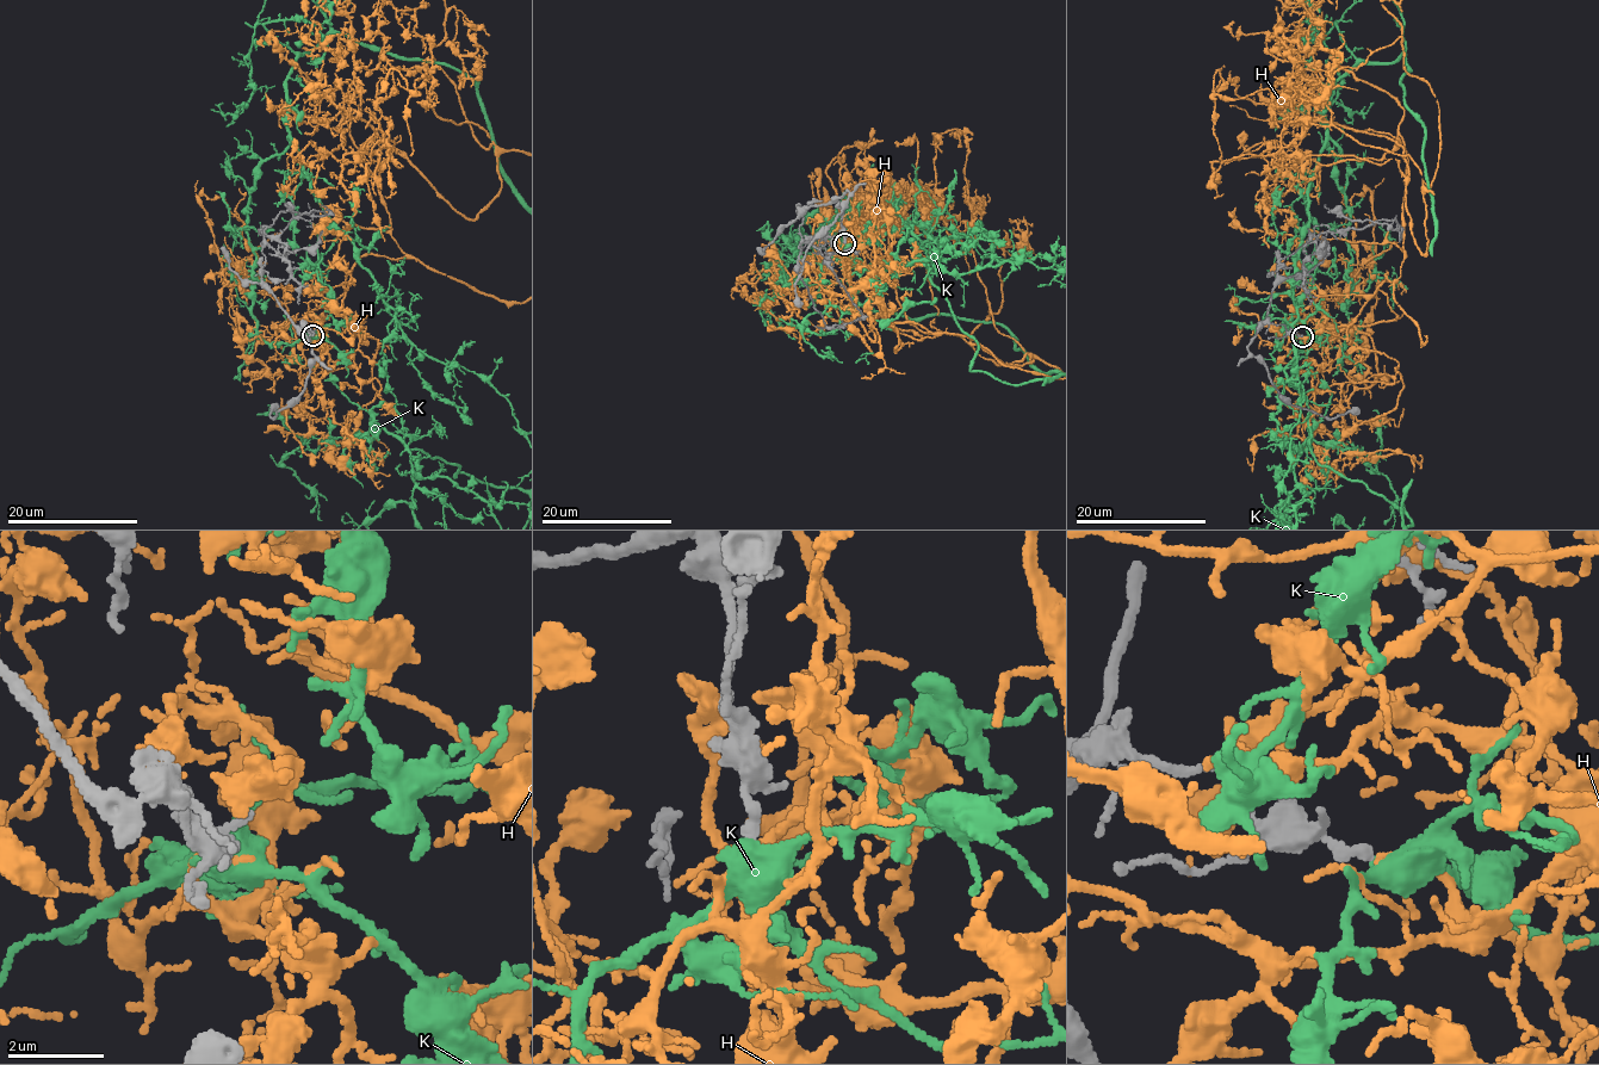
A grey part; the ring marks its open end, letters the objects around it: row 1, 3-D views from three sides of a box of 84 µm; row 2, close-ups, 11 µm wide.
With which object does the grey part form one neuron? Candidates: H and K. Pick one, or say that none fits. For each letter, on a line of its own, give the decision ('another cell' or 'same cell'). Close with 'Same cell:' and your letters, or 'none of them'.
H: same cell
K: another cell
Same cell: H

